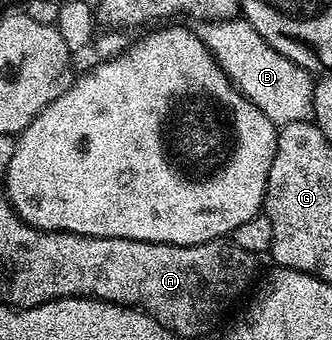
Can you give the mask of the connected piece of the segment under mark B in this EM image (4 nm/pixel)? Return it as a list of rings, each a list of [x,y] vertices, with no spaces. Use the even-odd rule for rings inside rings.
[[[244,18],[203,23],[197,36],[218,59],[218,64],[239,92],[242,92],[276,126],[310,120],[314,115],[315,77],[306,69],[284,58]]]

